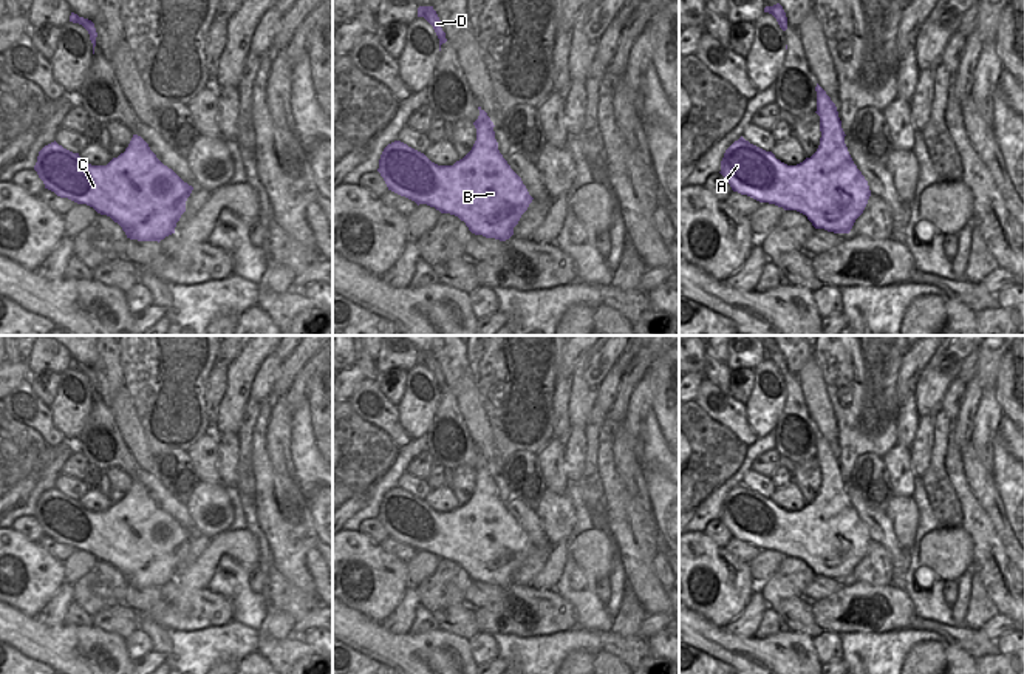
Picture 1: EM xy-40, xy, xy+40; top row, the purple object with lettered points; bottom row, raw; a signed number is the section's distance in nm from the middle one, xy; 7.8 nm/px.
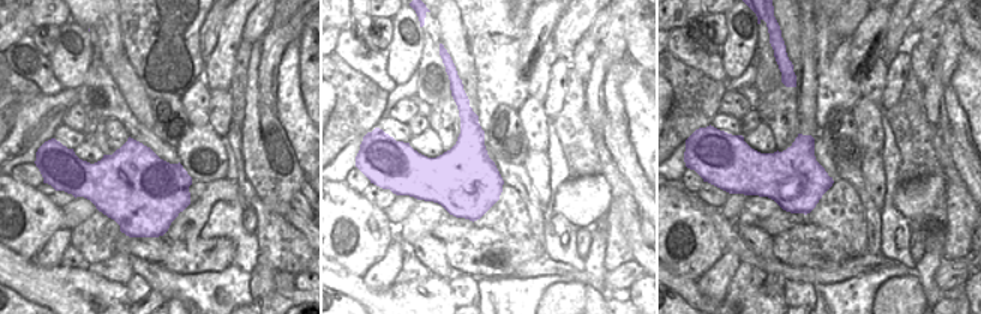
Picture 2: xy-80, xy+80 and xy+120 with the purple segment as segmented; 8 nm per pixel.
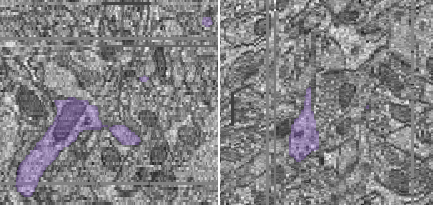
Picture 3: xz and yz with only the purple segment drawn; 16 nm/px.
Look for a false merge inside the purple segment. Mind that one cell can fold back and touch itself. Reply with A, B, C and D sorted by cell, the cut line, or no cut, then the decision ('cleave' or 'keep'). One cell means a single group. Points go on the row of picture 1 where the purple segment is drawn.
groups A B C / D; cut xy+40 (836, 108), (828, 108), (820, 116); cleave

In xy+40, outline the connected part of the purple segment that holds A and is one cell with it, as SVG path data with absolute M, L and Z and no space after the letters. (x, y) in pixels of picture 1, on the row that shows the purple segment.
M837 110L820 116L820 145L797 165L787 165L742 136L724 153L721 175L733 192L759 203L797 210L815 229L849 233L871 190L845 144Z

